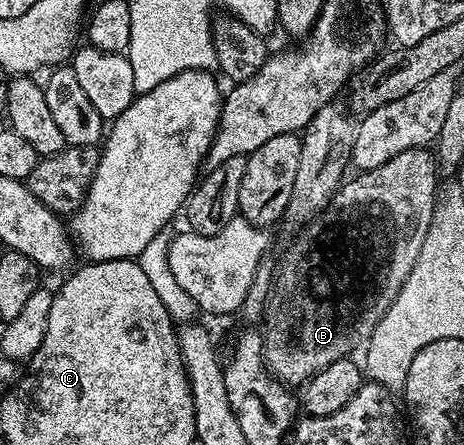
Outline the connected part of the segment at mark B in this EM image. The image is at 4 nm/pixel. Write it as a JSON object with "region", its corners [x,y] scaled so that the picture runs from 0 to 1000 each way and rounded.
{"region":[[[922,333],[849,346],[841,364],[744,402],[696,476],[662,506],[655,519],[664,521],[623,553],[603,611],[599,602],[593,613],[591,654],[565,710],[569,822],[603,861],[653,865],[685,831],[711,822],[711,813],[756,802],[759,789],[791,766],[875,625],[884,625],[901,571],[909,571],[909,544],[918,544],[918,517],[931,503],[944,447],[940,387],[944,362]]]}

